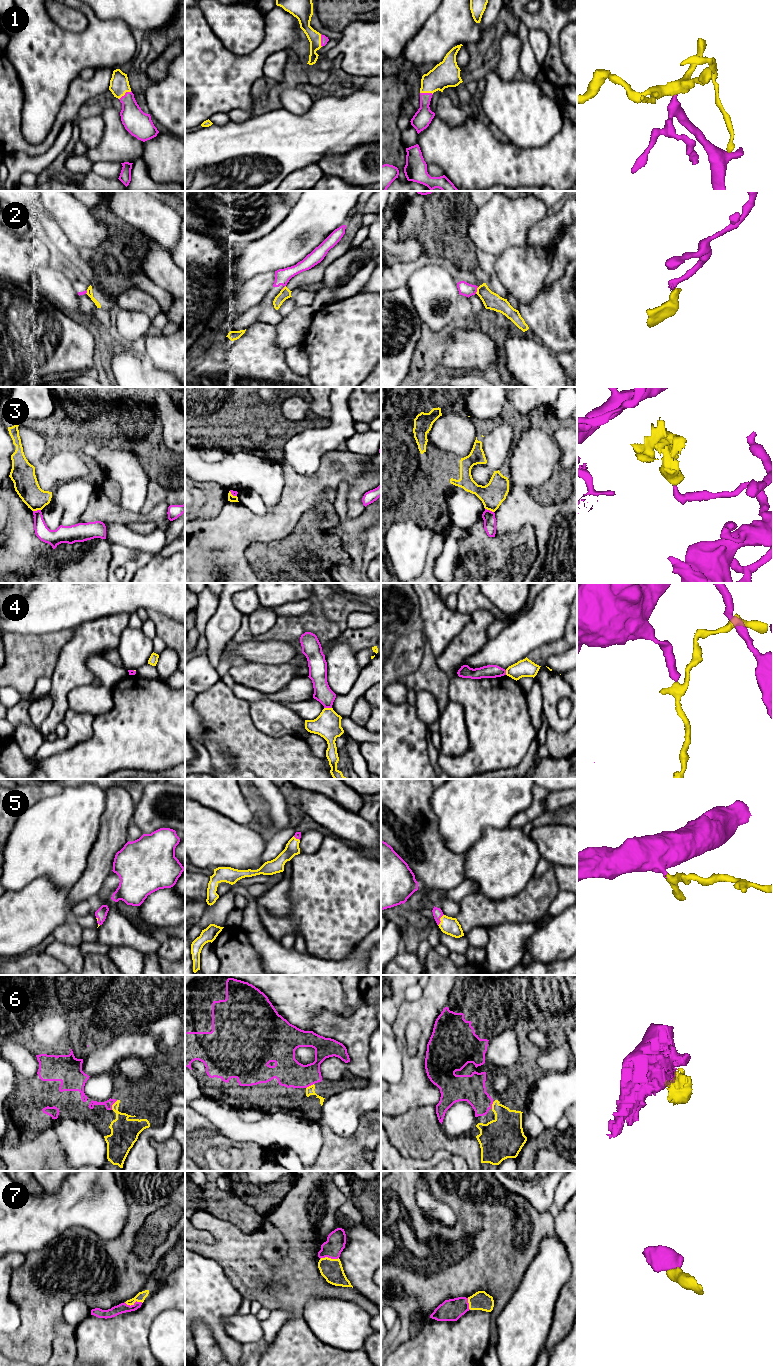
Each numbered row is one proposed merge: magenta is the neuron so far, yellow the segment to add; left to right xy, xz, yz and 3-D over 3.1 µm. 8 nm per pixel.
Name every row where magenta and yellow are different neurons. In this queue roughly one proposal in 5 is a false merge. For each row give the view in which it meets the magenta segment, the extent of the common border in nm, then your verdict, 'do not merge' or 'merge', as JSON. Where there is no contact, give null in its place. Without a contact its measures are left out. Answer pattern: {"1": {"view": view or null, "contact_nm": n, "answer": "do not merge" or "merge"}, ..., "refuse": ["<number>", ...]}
{"1": {"view": "xy", "contact_nm": 120, "answer": "merge"}, "2": {"view": "yz", "contact_nm": 60, "answer": "do not merge"}, "3": {"view": "yz", "contact_nm": 80, "answer": "do not merge"}, "4": {"view": "xz", "contact_nm": 60, "answer": "do not merge"}, "5": {"view": "yz", "contact_nm": 100, "answer": "merge"}, "6": {"view": "xy", "contact_nm": 90, "answer": "merge"}, "7": {"view": "xy", "contact_nm": 150, "answer": "merge"}, "refuse": ["2", "3", "4"]}

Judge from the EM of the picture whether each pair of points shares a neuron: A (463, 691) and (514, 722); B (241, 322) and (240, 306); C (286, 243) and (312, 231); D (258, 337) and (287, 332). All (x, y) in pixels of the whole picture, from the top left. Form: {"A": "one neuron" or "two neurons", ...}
{"A": "one neuron", "B": "two neurons", "C": "one neuron", "D": "two neurons"}

